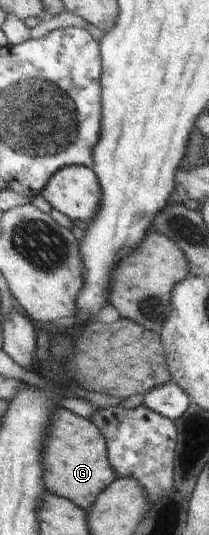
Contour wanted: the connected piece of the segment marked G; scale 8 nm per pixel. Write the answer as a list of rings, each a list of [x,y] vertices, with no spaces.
[[[61,406],[52,415],[45,449],[45,463],[49,463],[49,491],[65,495],[86,512],[92,509],[97,497],[115,481],[115,469],[108,462],[105,435],[91,420],[82,418]]]

